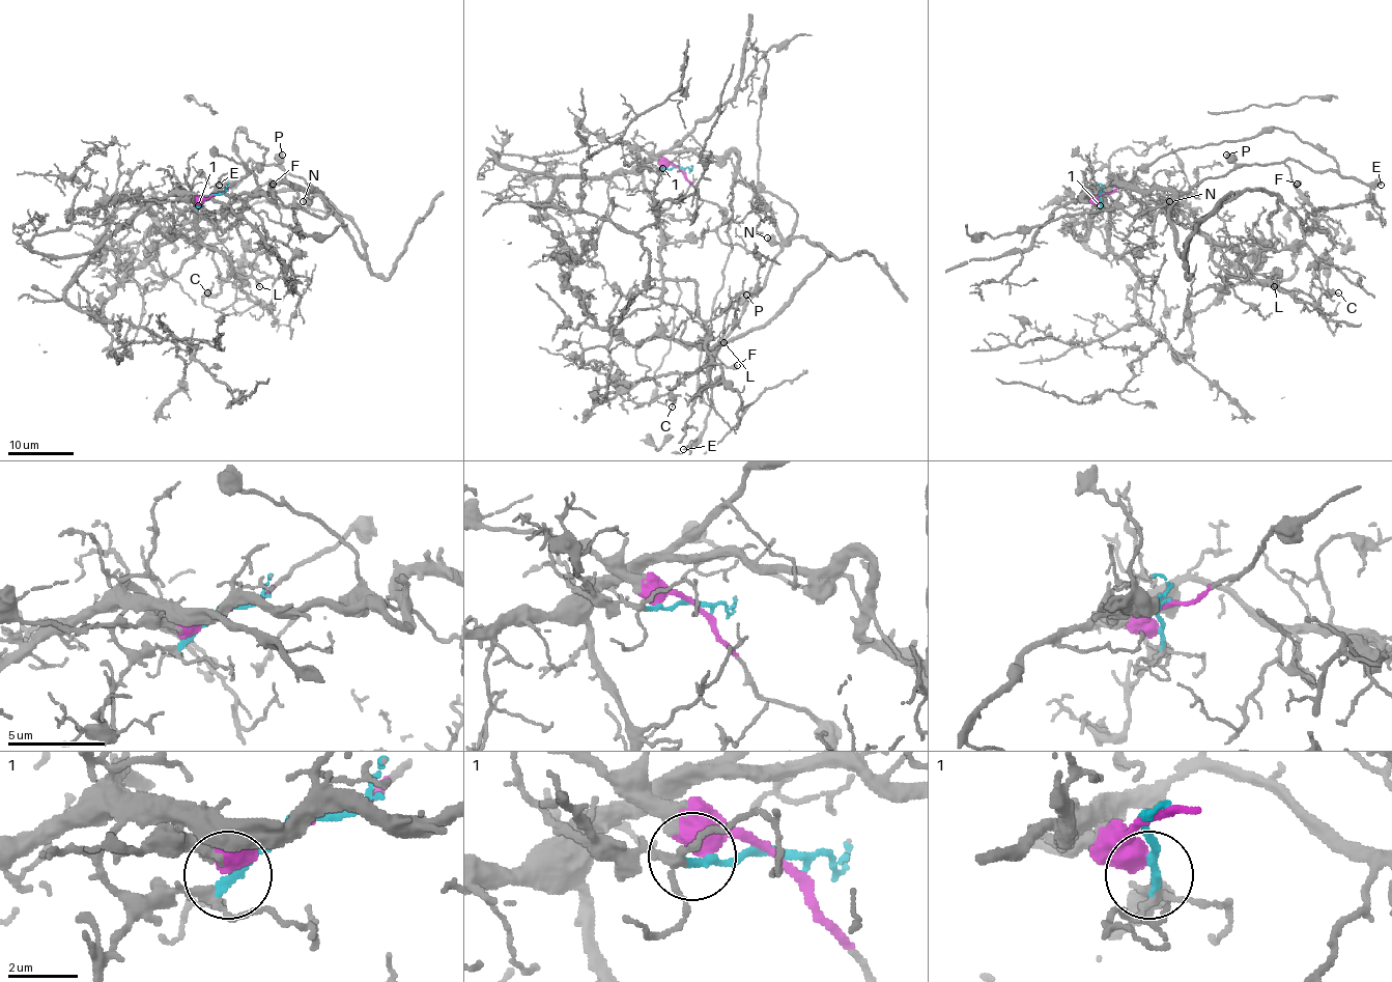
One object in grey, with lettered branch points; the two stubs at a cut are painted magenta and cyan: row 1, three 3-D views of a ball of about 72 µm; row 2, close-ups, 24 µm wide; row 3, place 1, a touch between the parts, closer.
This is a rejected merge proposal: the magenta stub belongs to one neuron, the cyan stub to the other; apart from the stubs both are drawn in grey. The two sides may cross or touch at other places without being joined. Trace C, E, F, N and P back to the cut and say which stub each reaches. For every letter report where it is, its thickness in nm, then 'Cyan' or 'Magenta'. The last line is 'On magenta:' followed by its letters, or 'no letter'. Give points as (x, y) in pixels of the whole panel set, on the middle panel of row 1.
C: Place: (672, 407). Thickness 280 nm. Cyan
E: Place: (683, 449). Thickness 360 nm. Magenta
F: Place: (737, 365). Thickness 480 nm. Magenta
N: Place: (767, 237). Thickness 650 nm. Magenta
P: Place: (746, 295). Thickness 600 nm. Magenta
On magenta: E, F, N, P

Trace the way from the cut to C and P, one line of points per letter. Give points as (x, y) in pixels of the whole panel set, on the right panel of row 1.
C: (1100, 194), (1098, 208), (1094, 195), (1108, 186), (1172, 205), (1229, 273), (1274, 281), (1308, 310), (1338, 293)
P: (1100, 194), (1180, 149), (1275, 128), (1318, 145), (1336, 164), (1310, 170), (1286, 159), (1236, 164), (1225, 153)

